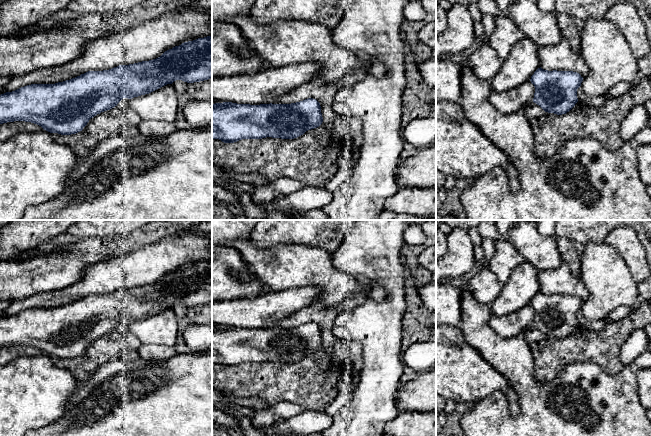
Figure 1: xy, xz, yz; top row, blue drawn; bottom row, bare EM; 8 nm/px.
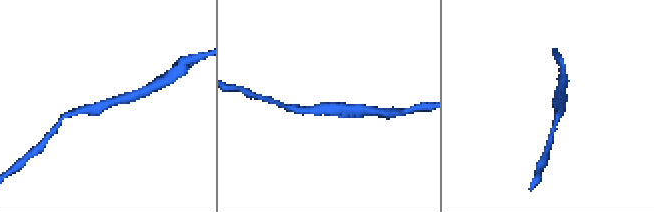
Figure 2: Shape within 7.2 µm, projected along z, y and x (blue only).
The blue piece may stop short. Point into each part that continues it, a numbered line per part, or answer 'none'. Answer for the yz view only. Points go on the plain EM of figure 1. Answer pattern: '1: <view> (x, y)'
none

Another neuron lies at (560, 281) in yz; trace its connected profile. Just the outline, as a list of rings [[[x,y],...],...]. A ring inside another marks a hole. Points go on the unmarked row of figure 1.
[[[564,262],[555,270],[538,271],[540,291],[548,295],[573,295],[586,301],[589,292],[580,278],[571,274]]]

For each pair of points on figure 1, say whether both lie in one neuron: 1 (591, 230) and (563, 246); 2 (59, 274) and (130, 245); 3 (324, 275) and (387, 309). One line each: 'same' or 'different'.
1: different
2: same
3: different

